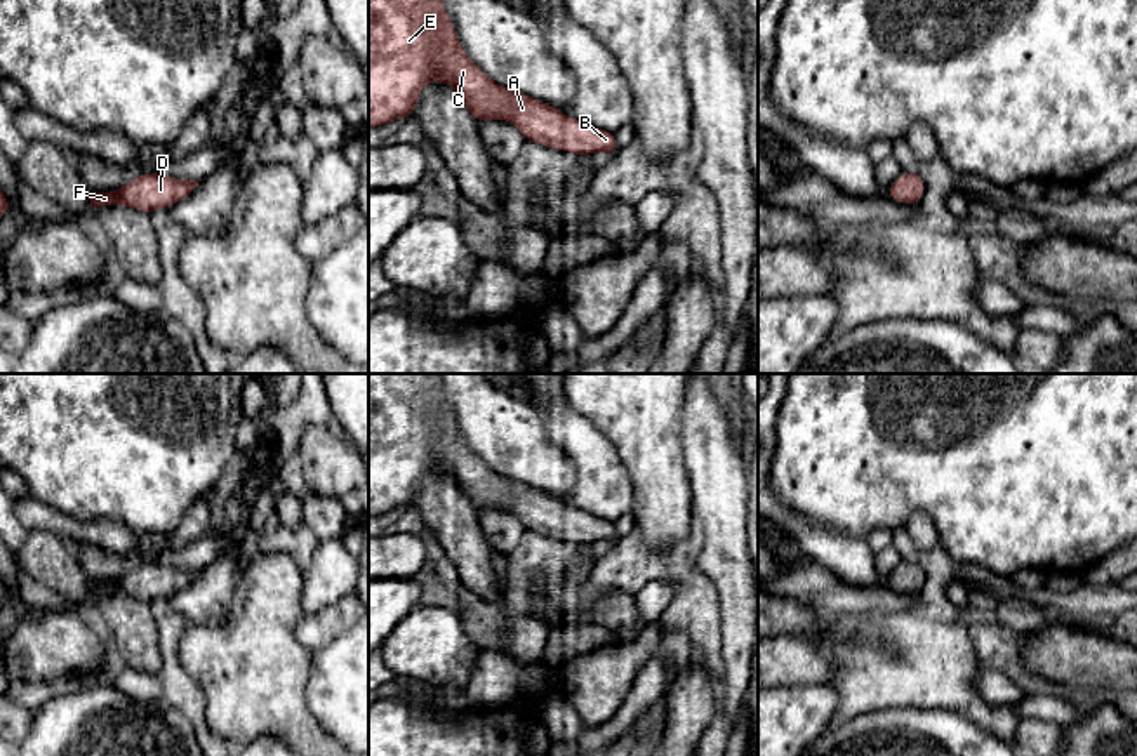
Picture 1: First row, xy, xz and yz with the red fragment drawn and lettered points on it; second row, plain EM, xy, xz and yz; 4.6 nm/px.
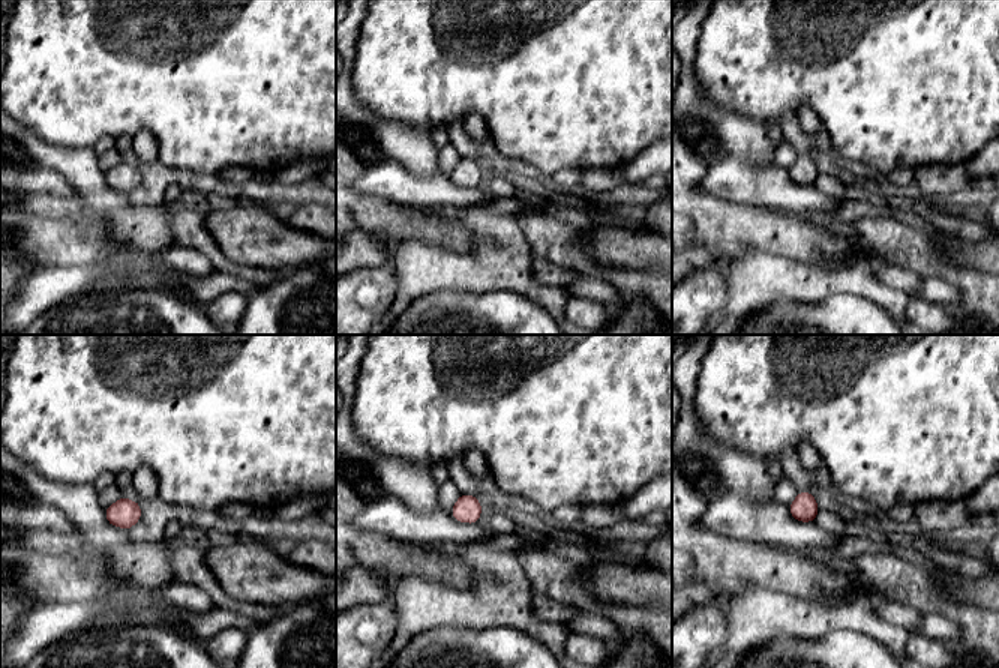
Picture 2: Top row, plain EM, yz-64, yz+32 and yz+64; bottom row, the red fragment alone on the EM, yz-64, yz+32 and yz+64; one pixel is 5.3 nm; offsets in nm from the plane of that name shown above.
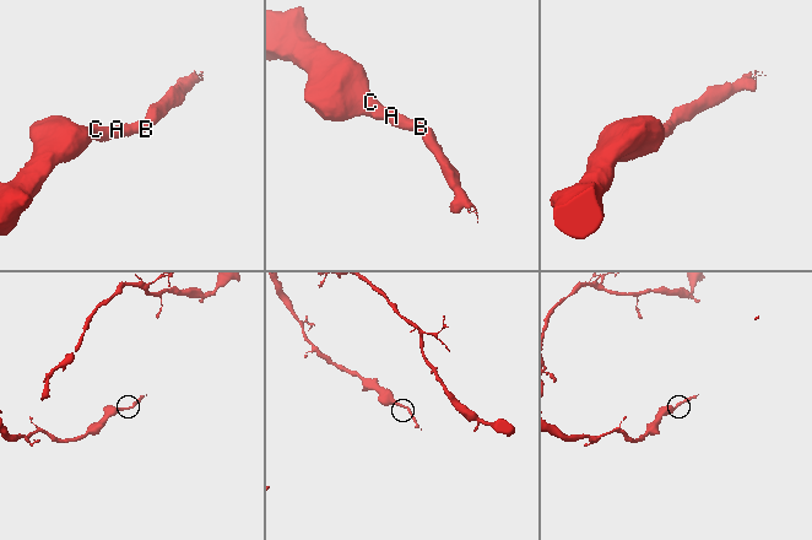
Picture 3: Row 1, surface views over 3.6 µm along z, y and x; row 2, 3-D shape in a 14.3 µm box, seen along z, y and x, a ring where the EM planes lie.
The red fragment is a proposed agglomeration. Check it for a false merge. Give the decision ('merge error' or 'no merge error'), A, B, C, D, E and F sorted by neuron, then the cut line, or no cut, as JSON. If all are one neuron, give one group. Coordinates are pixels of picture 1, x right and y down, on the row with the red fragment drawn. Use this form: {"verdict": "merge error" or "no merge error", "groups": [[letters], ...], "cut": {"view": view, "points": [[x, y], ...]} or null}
{"verdict": "no merge error", "groups": [["A", "B", "C", "D", "E", "F"]], "cut": null}

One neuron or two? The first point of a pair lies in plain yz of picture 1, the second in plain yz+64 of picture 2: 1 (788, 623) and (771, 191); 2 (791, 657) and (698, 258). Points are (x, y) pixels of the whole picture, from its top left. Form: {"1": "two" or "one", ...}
{"1": "two", "2": "one"}

